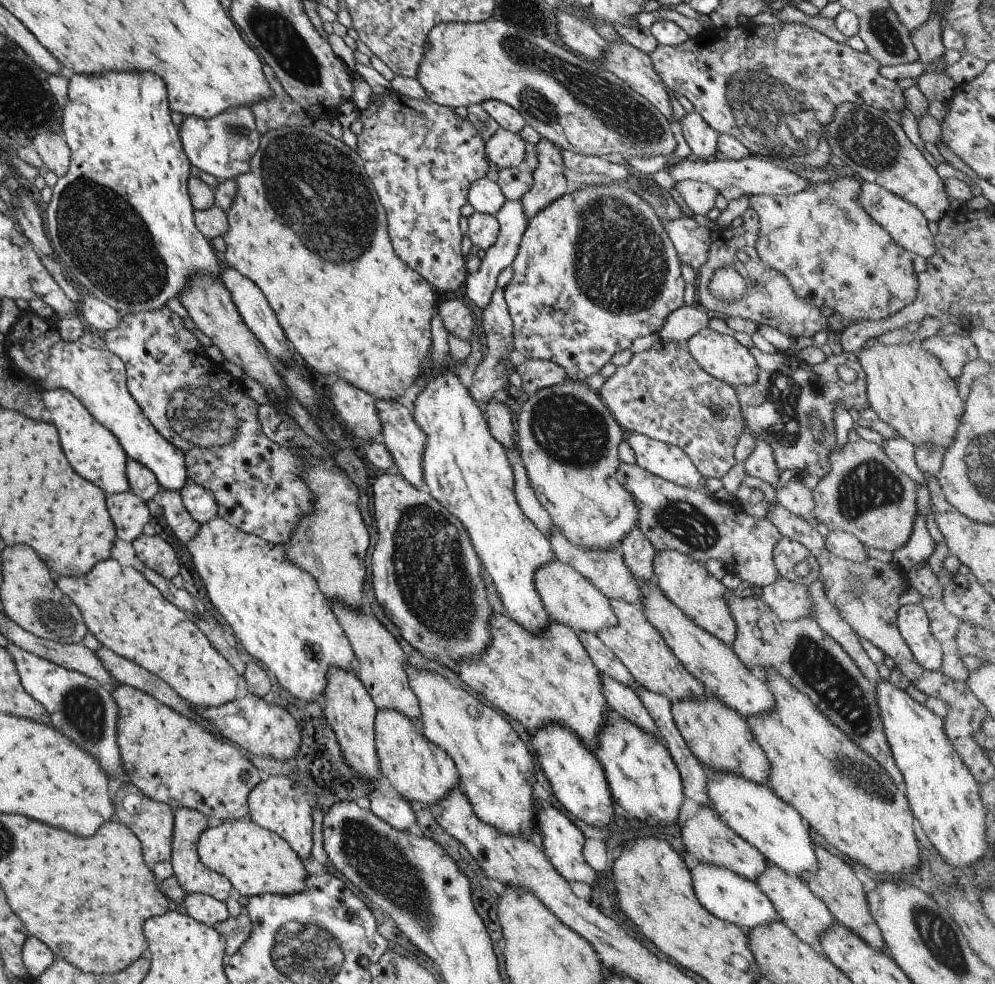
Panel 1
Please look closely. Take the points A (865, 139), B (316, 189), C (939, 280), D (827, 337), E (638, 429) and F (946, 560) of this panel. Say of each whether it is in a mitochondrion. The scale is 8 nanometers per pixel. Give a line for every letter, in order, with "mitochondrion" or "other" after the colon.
A: mitochondrion
B: mitochondrion
C: other
D: other
E: other
F: other

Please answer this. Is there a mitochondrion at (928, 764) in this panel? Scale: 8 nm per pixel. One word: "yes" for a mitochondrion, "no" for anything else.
no

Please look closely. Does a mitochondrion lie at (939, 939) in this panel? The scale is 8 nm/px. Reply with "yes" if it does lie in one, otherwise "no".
yes

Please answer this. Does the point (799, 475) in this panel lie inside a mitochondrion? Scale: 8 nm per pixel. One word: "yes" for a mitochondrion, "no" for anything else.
no

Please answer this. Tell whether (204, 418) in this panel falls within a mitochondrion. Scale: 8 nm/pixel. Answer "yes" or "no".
yes

